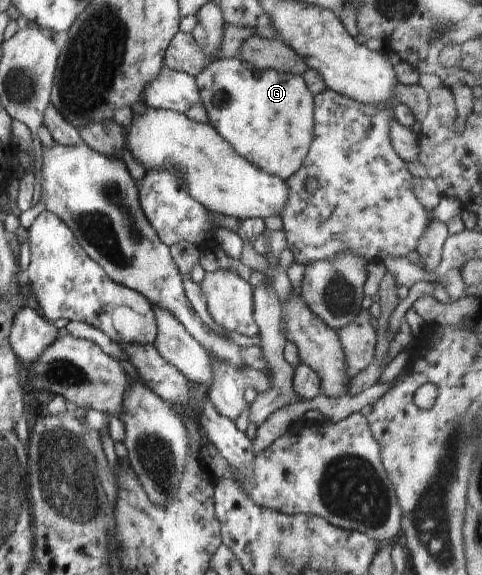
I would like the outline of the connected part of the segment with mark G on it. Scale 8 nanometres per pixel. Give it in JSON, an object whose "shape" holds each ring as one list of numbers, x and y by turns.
{"shape":[[239,57,213,59,196,77,201,102,209,115,208,123,234,151,268,175,286,181,303,164,313,140,314,96,302,76,275,69,261,70]]}

